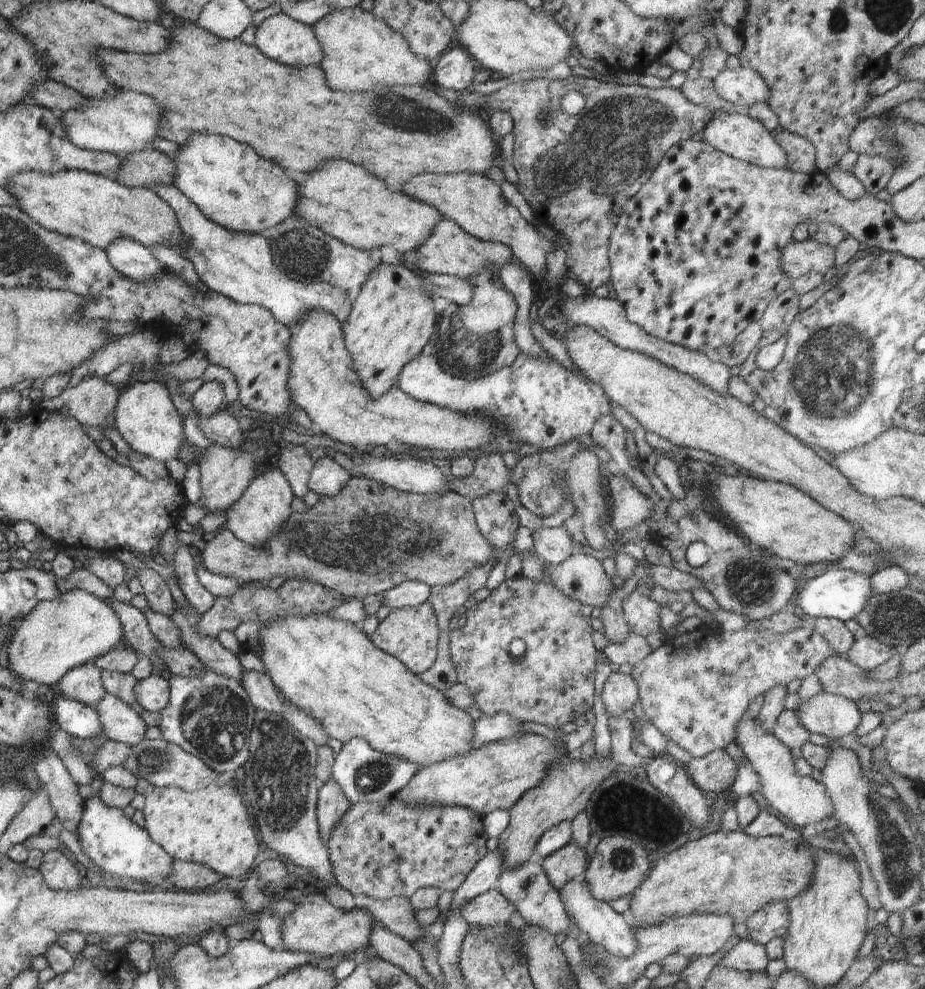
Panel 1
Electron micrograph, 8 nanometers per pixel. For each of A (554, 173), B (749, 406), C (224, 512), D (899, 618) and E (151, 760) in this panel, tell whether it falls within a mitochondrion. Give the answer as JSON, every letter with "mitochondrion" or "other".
{"A":"mitochondrion","B":"other","C":"other","D":"mitochondrion","E":"mitochondrion"}

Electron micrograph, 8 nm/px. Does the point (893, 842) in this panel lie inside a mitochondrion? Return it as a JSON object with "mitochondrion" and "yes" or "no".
{"mitochondrion":"yes"}

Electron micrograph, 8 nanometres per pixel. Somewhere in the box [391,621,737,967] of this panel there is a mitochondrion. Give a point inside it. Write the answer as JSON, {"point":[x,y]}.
{"point":[620,859]}

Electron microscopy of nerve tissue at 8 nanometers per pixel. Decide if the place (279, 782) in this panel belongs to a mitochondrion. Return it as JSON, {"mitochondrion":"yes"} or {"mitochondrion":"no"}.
{"mitochondrion":"yes"}

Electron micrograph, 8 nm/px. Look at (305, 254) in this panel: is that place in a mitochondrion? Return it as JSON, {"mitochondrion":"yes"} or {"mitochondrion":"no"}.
{"mitochondrion":"yes"}

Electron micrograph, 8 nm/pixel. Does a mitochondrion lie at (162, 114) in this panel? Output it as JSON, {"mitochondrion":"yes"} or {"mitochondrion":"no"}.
{"mitochondrion":"no"}

